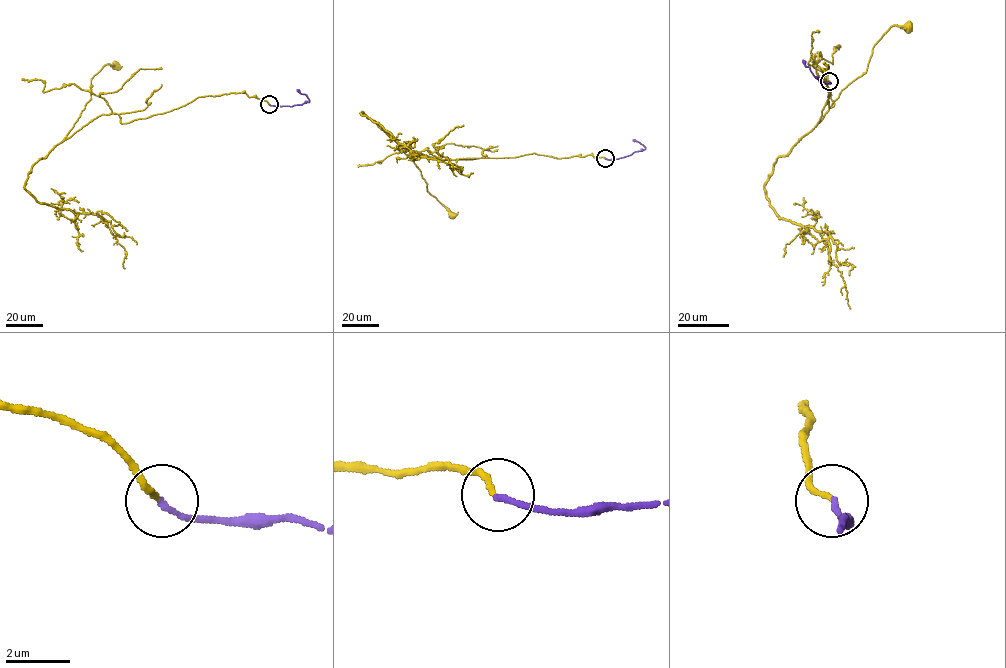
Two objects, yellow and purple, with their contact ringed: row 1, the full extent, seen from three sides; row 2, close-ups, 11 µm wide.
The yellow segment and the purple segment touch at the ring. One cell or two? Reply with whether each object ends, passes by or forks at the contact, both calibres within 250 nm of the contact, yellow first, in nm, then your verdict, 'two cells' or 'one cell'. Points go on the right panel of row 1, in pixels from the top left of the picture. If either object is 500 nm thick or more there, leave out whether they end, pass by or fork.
yellow ends there; purple ends there; 160 nm thick on the yellow side, 160 nm on the other; one cell

